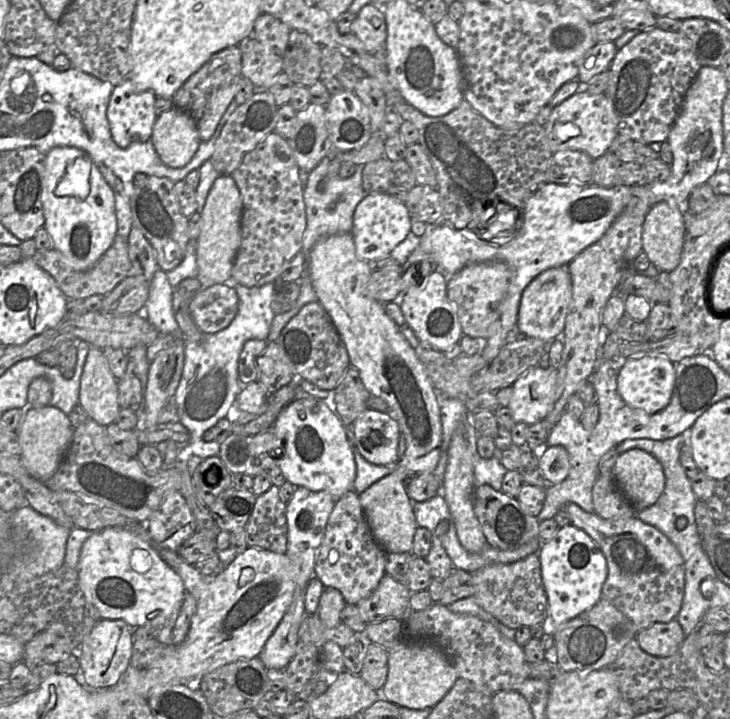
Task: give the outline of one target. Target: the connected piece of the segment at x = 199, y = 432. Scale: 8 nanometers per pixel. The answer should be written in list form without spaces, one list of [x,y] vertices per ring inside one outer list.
[[[232,279],[223,284],[233,287],[238,295],[238,312],[233,321],[219,332],[203,334],[200,343],[184,342],[184,367],[173,403],[179,422],[189,431],[190,439],[188,445],[178,452],[179,461],[192,455],[201,459],[219,456],[220,443],[205,441],[203,436],[228,413],[233,414],[236,398],[244,386],[238,375],[238,359],[243,345],[251,339],[267,341],[275,316],[271,308],[275,287],[273,282],[251,288],[237,284]]]

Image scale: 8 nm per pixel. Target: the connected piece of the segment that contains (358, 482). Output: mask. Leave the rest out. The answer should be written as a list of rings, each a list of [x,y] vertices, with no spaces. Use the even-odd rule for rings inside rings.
[[[346,430],[346,435],[356,463],[356,477],[353,490],[361,494],[372,484],[391,474],[396,468],[397,463],[391,462],[385,466],[369,463],[359,452],[352,432]]]

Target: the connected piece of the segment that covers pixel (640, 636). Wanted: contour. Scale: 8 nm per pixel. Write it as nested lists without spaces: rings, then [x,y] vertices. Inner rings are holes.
[[[673,619],[667,623],[655,623],[639,631],[635,638],[647,654],[668,657],[677,652],[685,637],[682,626]]]

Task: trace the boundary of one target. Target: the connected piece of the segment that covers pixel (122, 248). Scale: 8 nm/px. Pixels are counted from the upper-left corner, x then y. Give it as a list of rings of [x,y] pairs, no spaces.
[[[115,236],[112,245],[100,259],[87,270],[74,269],[67,259],[56,249],[38,250],[32,256],[33,261],[56,282],[59,289],[68,299],[85,299],[92,295],[106,295],[123,279],[130,276],[132,263],[128,254],[128,239]]]

